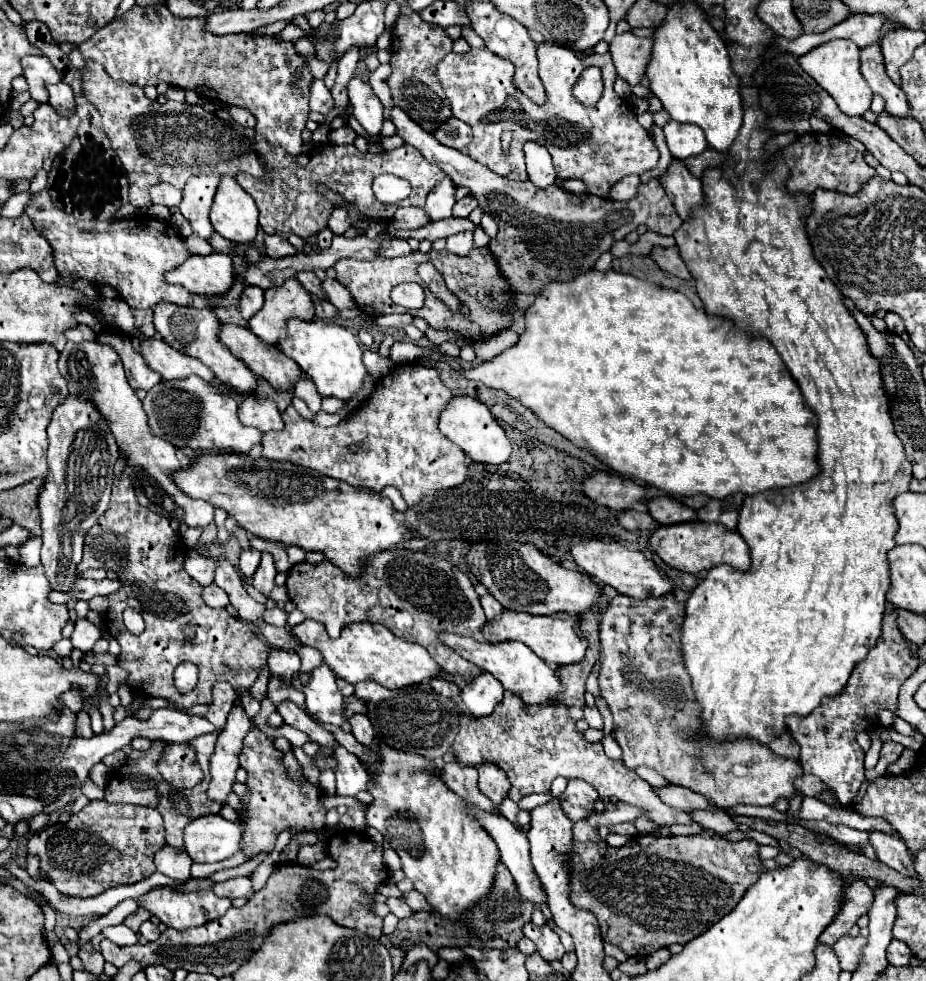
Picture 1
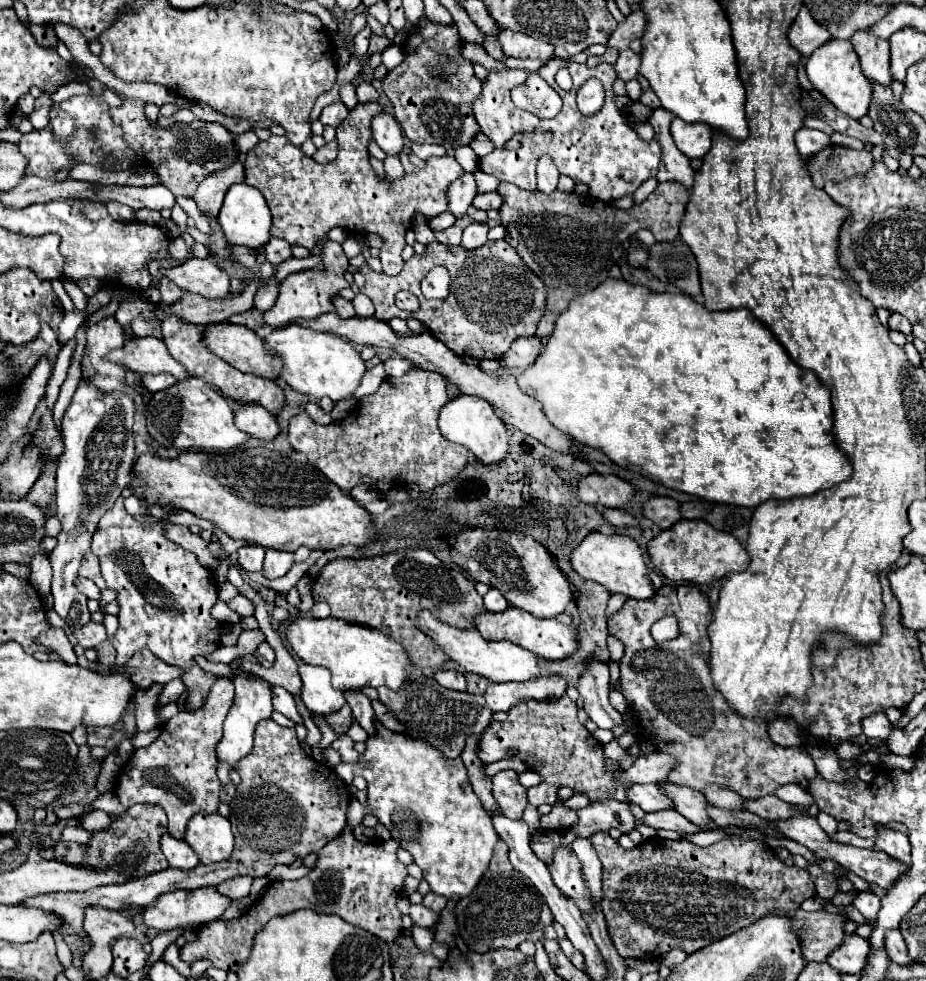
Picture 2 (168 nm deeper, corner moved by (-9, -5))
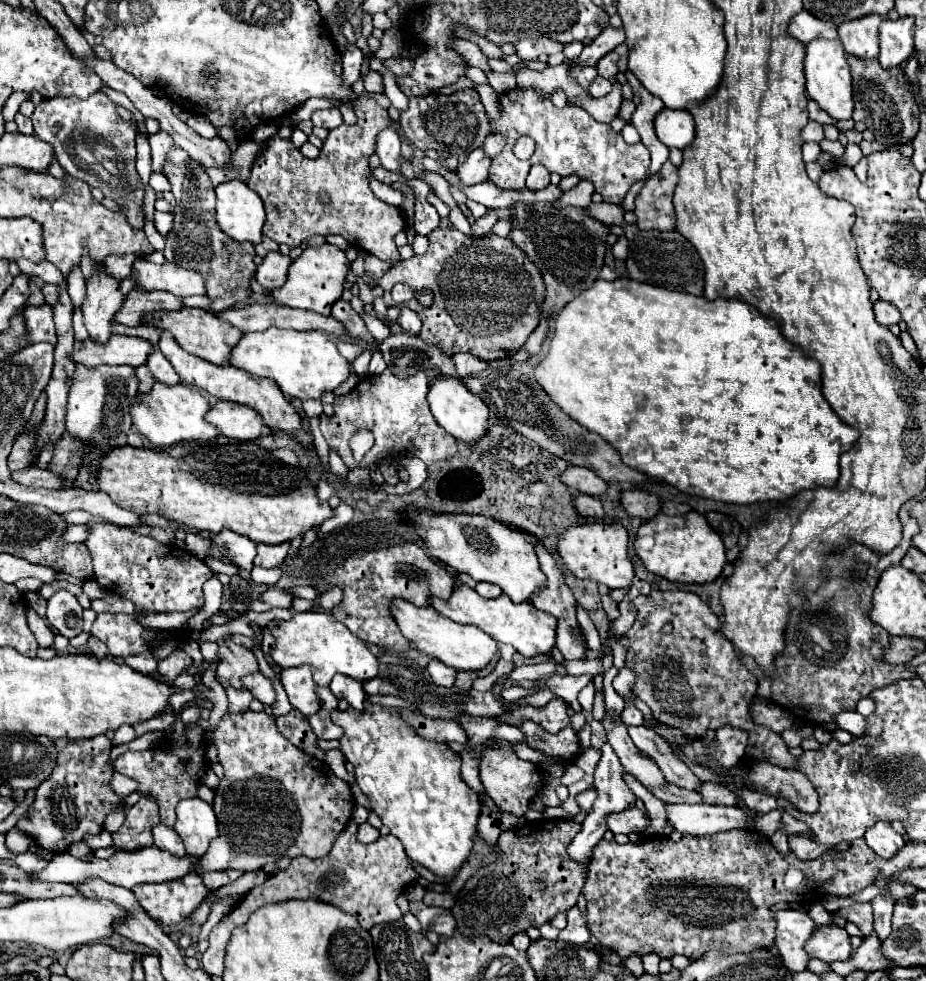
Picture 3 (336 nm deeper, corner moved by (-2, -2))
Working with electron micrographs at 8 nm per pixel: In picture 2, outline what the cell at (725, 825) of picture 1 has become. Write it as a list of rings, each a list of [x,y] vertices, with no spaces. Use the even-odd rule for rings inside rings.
[[[662,781],[658,785],[660,789],[664,789],[664,793],[668,793],[668,797],[672,797],[674,809],[682,813],[688,821],[702,827],[710,823],[710,817],[706,813],[706,797],[700,791],[680,785],[670,785],[670,781]]]

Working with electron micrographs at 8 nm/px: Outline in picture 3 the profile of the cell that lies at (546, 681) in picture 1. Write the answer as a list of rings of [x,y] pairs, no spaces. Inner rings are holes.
[[[397,600],[393,602],[393,618],[405,638],[415,644],[417,650],[429,654],[431,658],[441,660],[443,664],[455,668],[455,670],[465,670],[465,672],[475,672],[483,670],[489,664],[495,664],[499,660],[499,642],[479,630],[477,626],[465,626],[457,624],[445,616],[441,616],[435,608],[417,608],[411,602]]]

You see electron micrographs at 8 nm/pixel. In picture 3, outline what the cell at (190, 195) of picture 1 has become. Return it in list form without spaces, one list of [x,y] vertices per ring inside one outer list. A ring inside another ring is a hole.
[[[245,140],[239,144],[239,148],[231,154],[227,166],[217,166],[217,168],[207,168],[207,176],[213,184],[213,188],[221,182],[229,180],[243,180],[247,182],[249,178],[249,166],[253,164],[253,158],[259,154],[263,144],[257,144],[253,140]]]

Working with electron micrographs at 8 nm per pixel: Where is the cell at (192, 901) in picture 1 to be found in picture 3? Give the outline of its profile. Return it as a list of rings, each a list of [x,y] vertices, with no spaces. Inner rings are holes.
[[[187,874],[171,882],[135,886],[133,892],[153,920],[169,926],[185,920],[203,902],[209,888],[199,874]]]

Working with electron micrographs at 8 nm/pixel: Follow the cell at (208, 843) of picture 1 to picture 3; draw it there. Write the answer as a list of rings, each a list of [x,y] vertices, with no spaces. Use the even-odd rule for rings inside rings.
[[[199,798],[179,802],[175,832],[183,838],[187,854],[201,858],[207,852],[211,840],[219,836],[213,808]]]

